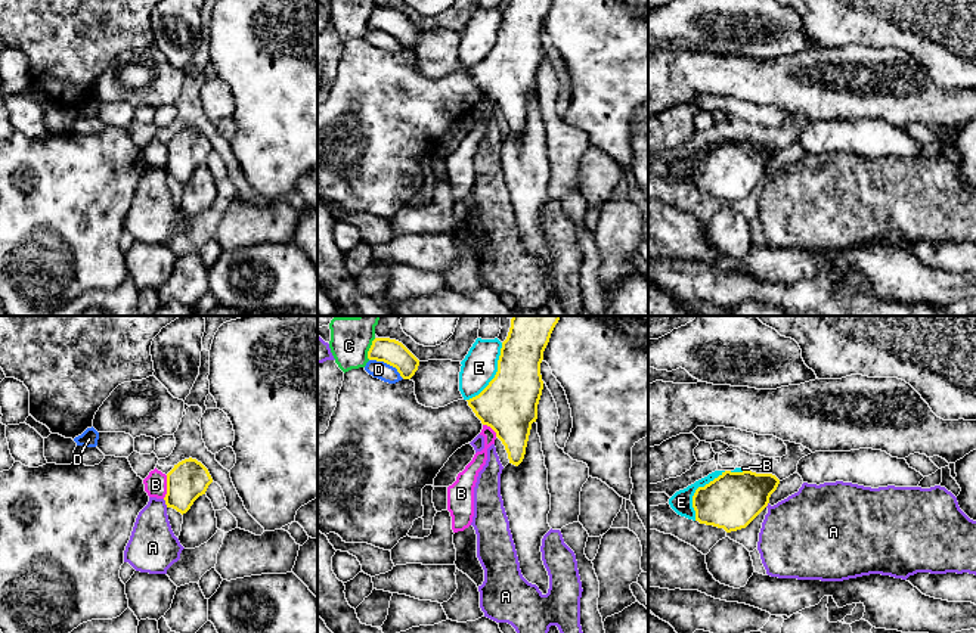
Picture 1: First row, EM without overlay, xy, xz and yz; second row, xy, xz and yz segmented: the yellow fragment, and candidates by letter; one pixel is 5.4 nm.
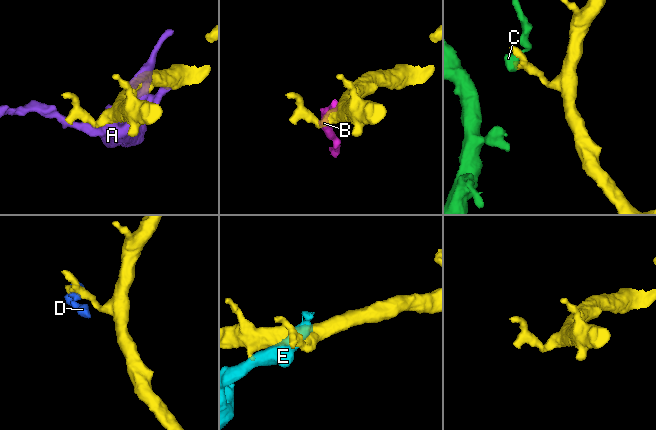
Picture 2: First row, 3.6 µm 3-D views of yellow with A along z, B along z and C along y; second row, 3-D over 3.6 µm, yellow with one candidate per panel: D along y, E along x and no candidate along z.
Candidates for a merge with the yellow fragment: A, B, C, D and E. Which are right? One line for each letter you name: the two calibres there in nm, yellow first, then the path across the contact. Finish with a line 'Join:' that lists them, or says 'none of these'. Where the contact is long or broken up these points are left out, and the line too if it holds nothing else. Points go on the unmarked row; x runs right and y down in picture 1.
Join: none of these

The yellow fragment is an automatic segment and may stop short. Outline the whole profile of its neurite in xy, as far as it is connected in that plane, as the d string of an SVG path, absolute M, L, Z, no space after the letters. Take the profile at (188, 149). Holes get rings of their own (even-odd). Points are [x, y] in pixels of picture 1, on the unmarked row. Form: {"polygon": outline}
{"polygon": "M185 128L174 134L167 143L167 177L173 177L182 184L186 183L193 171L205 164L213 148L208 139L196 128Z"}

